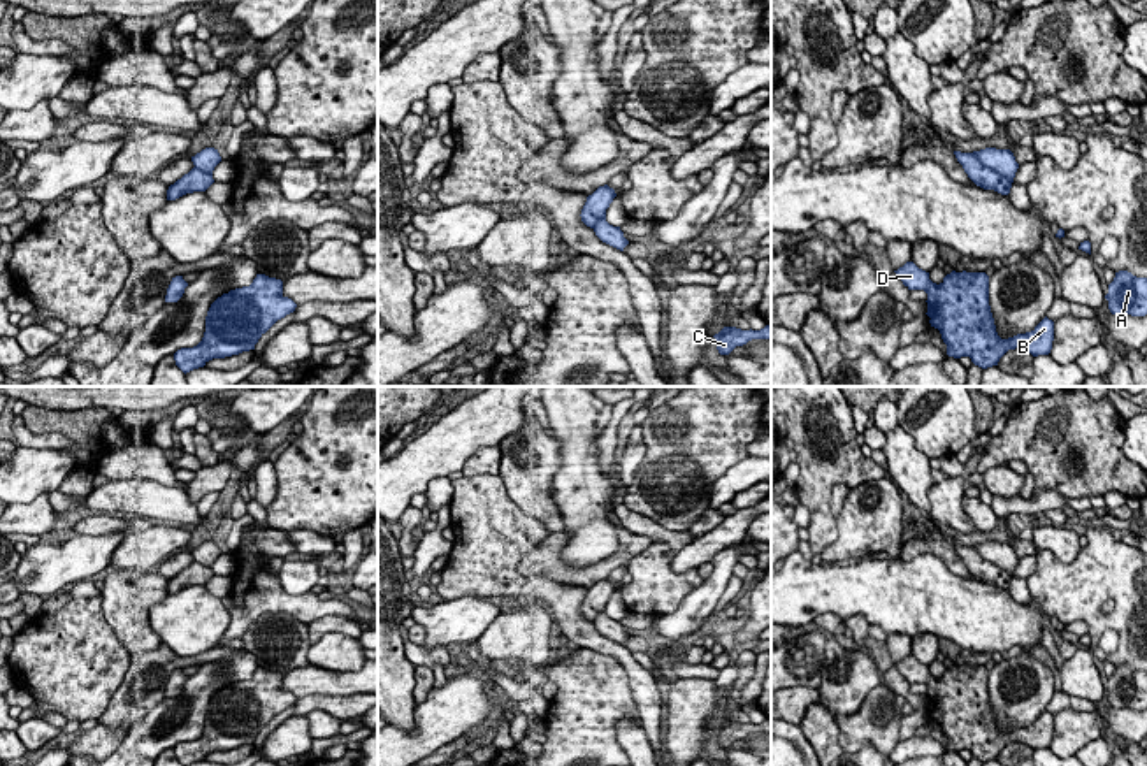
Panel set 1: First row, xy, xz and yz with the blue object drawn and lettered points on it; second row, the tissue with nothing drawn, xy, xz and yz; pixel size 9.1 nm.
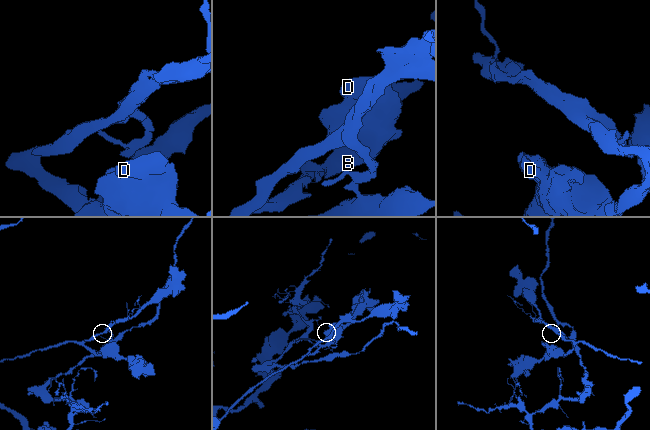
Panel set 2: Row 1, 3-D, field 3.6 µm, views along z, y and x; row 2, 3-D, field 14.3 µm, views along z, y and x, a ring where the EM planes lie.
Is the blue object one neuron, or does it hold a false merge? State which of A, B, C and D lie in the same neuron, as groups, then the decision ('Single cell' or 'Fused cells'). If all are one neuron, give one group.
Groups: A B C D. Single cell

